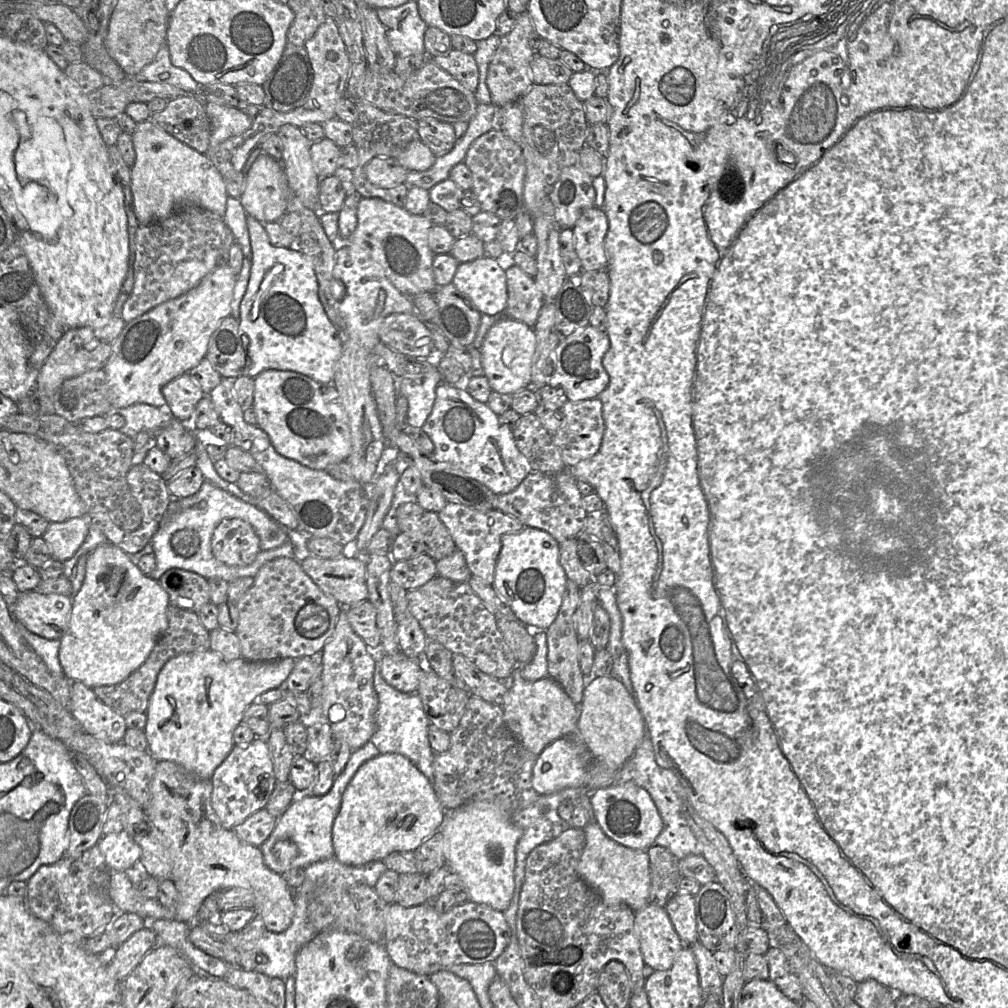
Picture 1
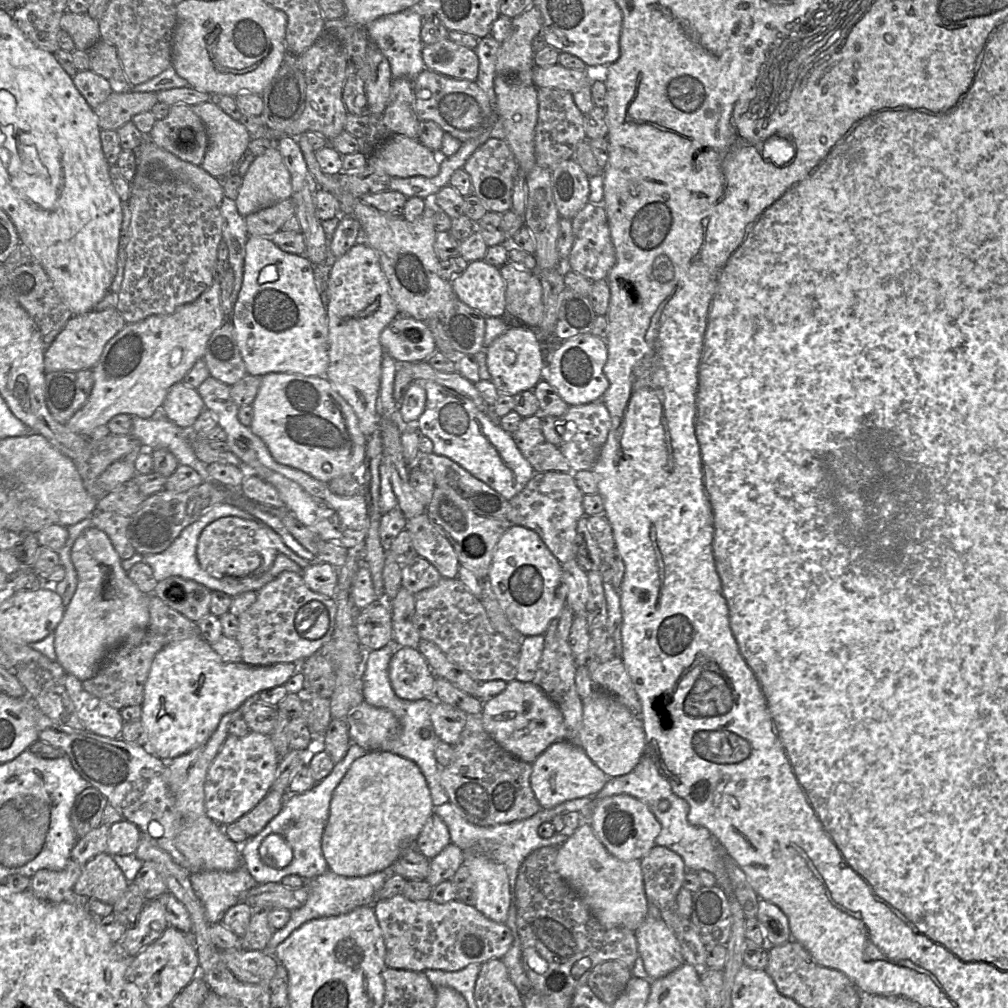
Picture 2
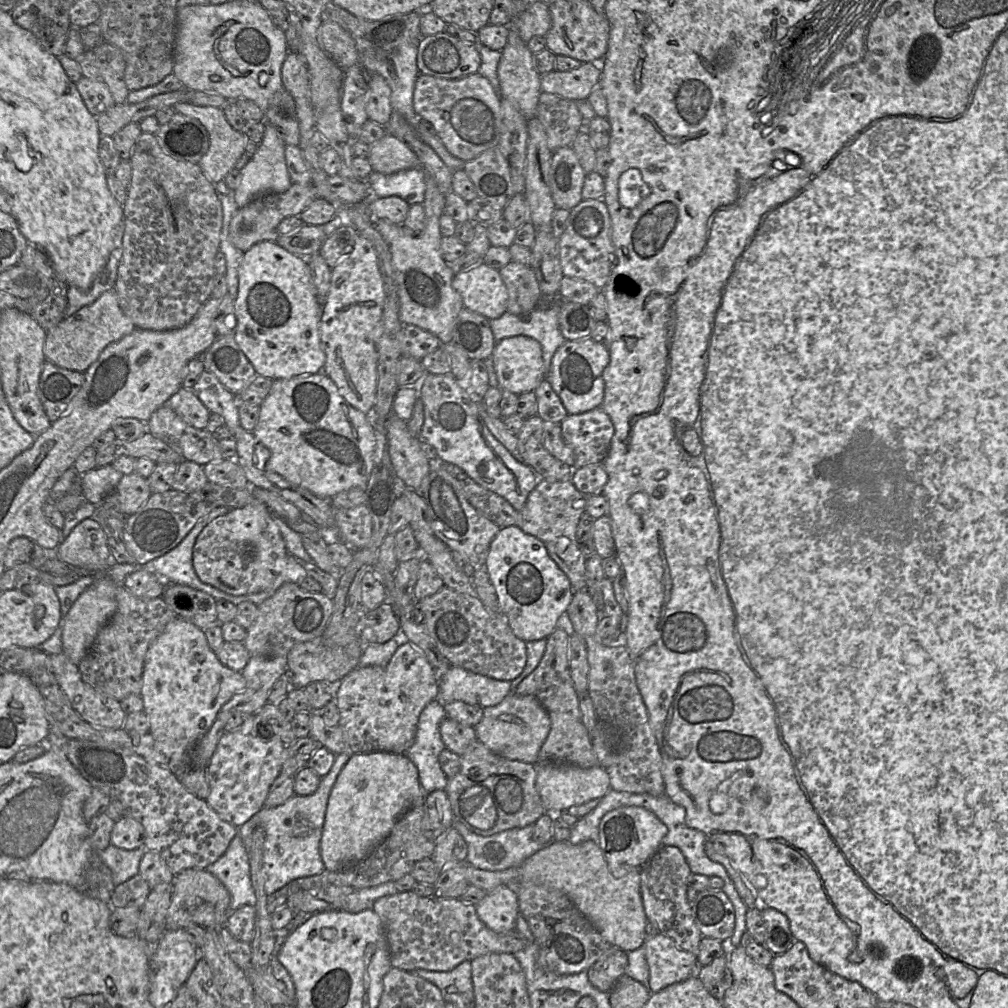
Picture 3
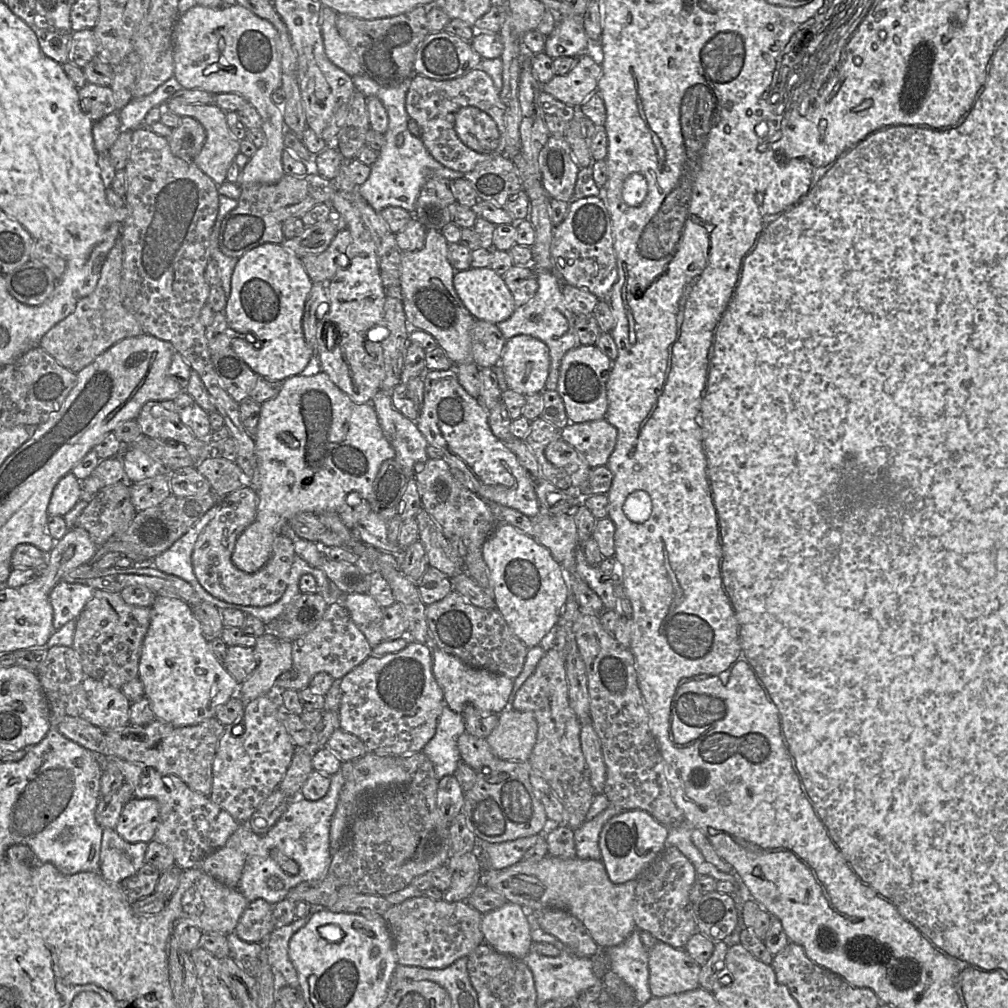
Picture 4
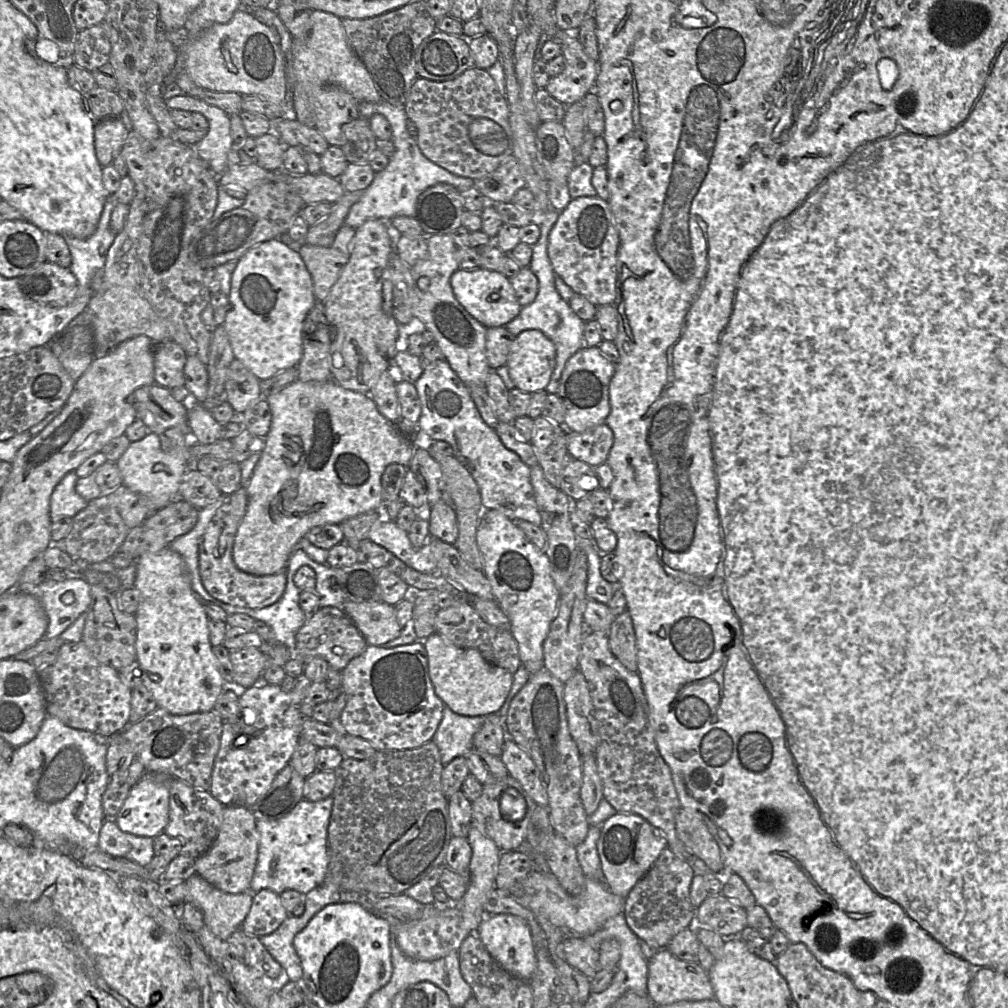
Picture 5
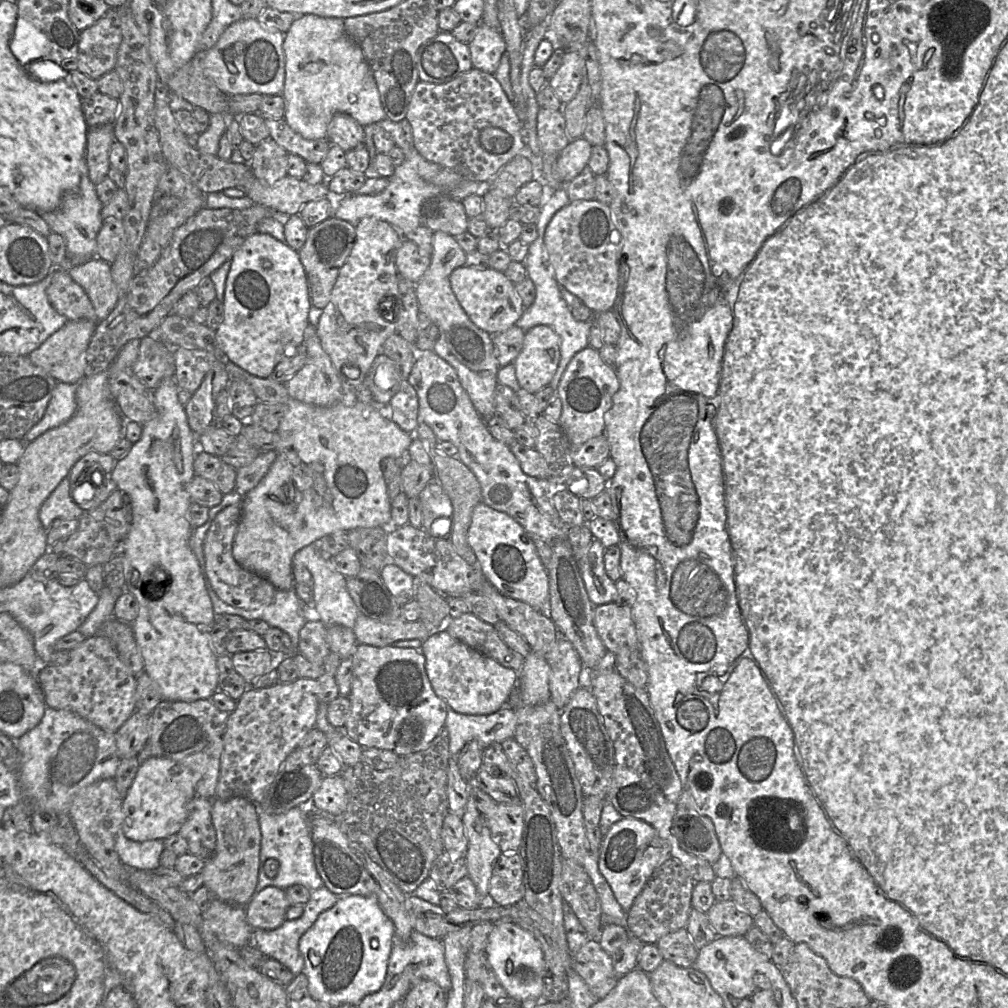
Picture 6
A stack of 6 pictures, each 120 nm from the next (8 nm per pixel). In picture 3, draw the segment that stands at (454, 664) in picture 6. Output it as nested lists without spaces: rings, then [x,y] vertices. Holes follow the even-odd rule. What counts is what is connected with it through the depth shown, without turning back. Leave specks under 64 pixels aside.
[[[450,666],[443,674],[439,674],[439,698],[443,703],[464,701],[471,705],[479,705],[482,708],[499,704],[512,692],[511,682],[498,680],[481,674],[477,674],[458,666]]]

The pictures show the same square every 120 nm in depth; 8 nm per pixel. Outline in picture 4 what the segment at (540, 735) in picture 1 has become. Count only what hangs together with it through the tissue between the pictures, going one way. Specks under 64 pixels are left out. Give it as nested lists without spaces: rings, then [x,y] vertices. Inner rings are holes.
[[[508,708],[499,714],[498,724],[486,741],[500,759],[528,761],[537,732],[538,724],[531,712]]]

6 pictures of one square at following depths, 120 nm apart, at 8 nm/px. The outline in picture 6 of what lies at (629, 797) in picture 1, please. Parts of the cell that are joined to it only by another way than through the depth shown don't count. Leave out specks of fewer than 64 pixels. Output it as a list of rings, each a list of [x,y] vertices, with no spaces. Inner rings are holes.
[[[622,817],[603,836],[598,867],[621,907],[628,913],[653,871],[671,857],[670,846],[649,823]]]

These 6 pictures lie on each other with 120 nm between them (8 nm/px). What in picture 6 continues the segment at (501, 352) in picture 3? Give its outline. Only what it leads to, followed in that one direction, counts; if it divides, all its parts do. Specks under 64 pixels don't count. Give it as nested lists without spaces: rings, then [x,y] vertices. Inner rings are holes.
[[[537,325],[526,331],[523,348],[514,360],[516,378],[521,388],[537,393],[550,385],[561,358],[561,338],[547,325]]]

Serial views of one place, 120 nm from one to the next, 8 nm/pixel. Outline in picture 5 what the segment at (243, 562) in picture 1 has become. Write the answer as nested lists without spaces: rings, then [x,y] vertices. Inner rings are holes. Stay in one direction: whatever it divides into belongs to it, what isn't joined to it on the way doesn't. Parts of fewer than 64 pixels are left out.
[[[245,487],[230,494],[206,527],[198,543],[199,572],[207,592],[223,603],[237,607],[260,609],[277,602],[283,595],[286,570],[272,575],[255,576],[239,570],[233,562],[232,549],[238,527],[246,513],[248,497]]]

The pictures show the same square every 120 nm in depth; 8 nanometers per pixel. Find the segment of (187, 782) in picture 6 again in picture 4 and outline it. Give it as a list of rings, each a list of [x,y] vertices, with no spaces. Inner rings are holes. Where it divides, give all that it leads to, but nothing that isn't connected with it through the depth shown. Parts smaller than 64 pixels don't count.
[[[134,797],[124,804],[115,830],[129,843],[148,843],[154,838],[159,819],[159,805],[155,799]]]

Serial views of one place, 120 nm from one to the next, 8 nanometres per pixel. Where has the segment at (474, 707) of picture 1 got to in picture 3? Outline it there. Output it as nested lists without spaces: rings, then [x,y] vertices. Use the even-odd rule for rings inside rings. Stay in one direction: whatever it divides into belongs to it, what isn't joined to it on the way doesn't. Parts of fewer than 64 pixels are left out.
[[[480,740],[471,743],[460,756],[461,769],[449,778],[445,791],[454,816],[470,831],[481,836],[522,828],[536,821],[546,812],[536,785],[536,766],[502,757]]]

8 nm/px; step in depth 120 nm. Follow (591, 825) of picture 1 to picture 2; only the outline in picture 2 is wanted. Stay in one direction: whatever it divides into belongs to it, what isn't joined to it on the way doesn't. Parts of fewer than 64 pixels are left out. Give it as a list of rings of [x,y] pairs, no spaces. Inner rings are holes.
[[[583,821],[562,845],[555,861],[562,878],[578,894],[591,914],[606,928],[626,928],[636,931],[647,917],[640,860],[623,861],[614,857],[598,839],[590,821]]]

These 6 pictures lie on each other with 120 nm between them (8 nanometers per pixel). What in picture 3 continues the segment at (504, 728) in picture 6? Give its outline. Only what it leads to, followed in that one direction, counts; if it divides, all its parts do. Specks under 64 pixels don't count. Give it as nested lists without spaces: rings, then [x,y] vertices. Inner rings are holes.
[[[433,700],[421,712],[414,743],[404,753],[417,767],[421,787],[426,794],[445,790],[449,778],[441,769],[439,755],[446,748],[440,724],[447,717],[444,703]]]

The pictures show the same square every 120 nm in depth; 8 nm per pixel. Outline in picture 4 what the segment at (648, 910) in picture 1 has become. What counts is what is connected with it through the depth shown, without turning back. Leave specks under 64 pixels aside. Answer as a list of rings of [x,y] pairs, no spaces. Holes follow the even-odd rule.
[[[657,941],[649,950],[649,988],[652,996],[665,997],[700,986],[701,966],[682,948]]]

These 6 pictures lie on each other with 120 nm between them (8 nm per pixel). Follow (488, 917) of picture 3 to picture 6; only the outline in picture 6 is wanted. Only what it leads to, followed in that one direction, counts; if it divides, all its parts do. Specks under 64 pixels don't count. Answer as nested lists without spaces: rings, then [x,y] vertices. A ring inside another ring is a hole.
[[[514,922],[496,925],[488,936],[486,954],[498,980],[516,1000],[537,1001],[543,993],[546,963],[539,941],[533,934]]]

